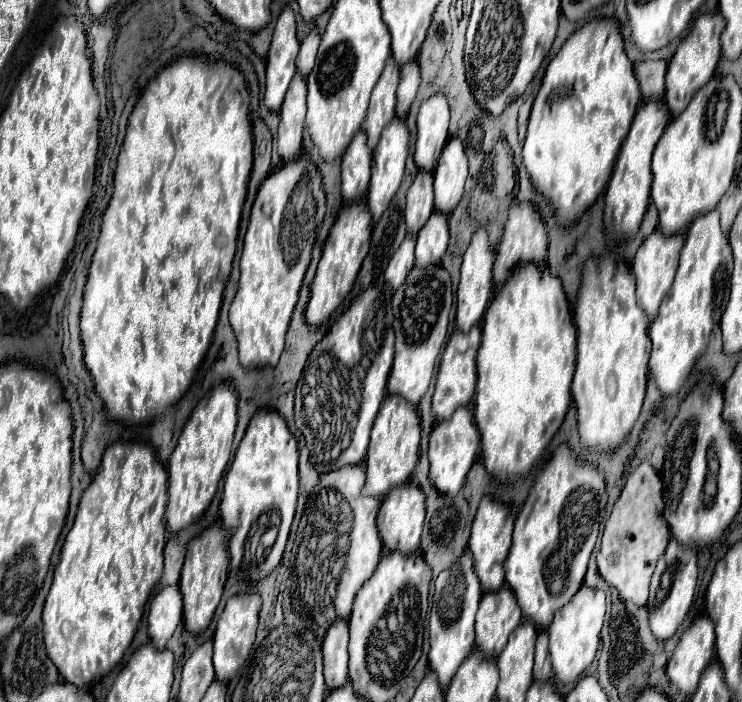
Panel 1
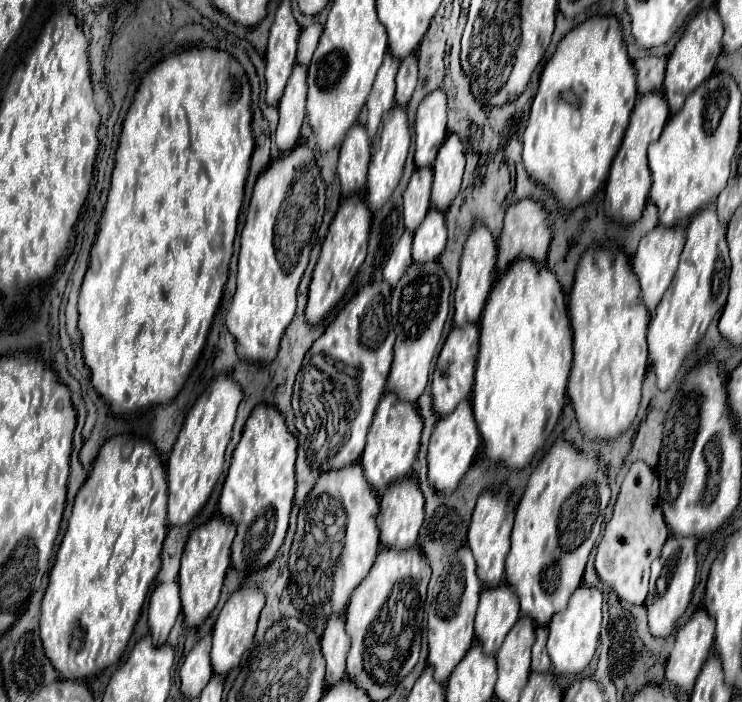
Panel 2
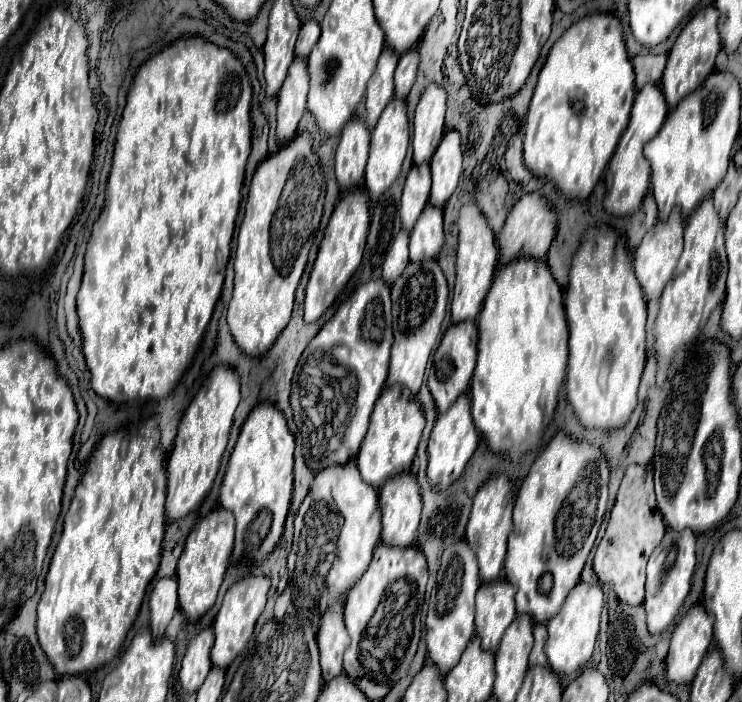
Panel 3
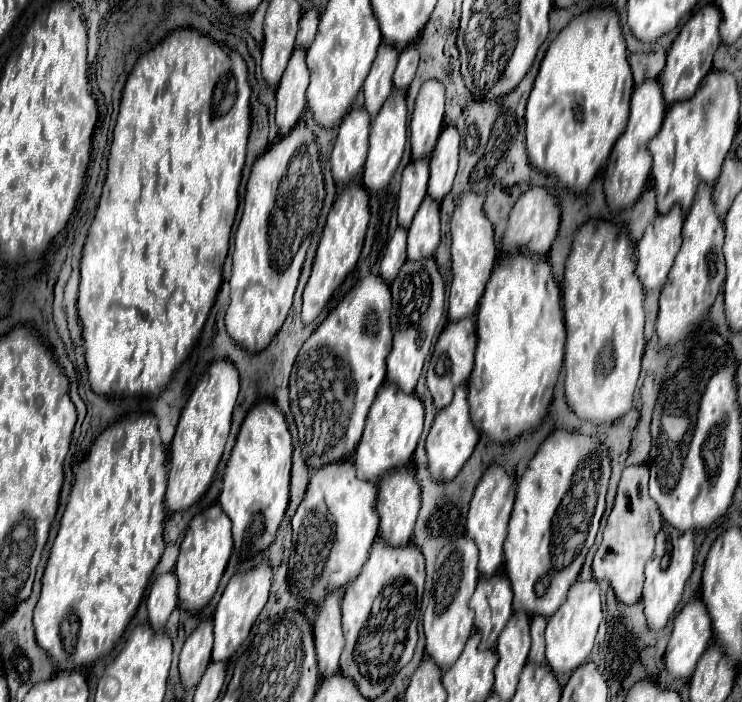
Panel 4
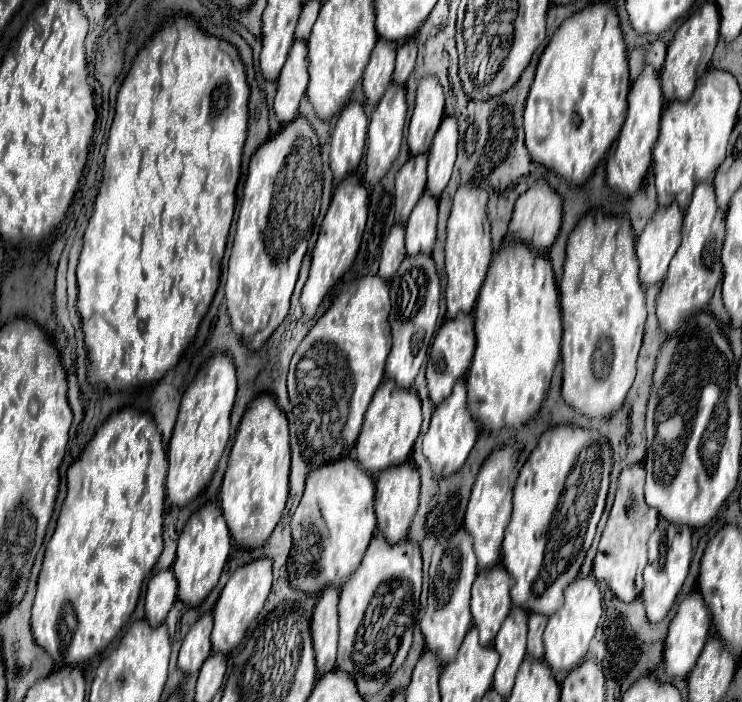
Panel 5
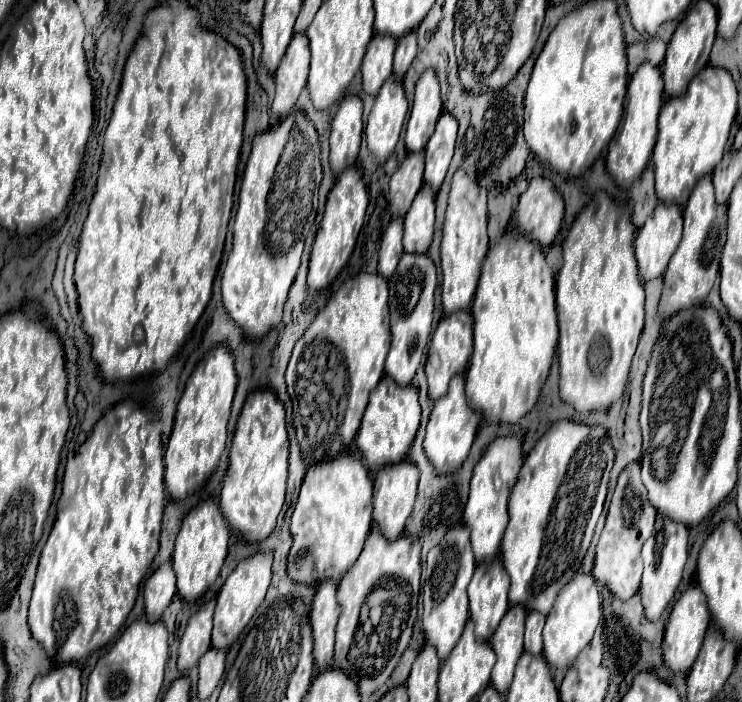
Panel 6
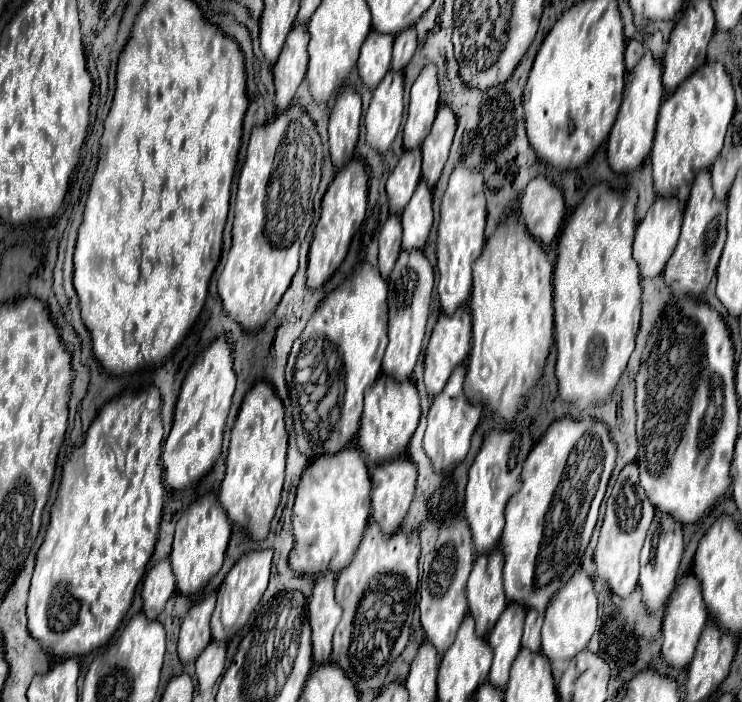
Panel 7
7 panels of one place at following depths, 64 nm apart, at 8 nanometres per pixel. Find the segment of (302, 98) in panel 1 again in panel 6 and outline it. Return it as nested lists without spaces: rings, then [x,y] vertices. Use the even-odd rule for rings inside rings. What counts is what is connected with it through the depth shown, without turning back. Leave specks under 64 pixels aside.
[[[294,34],[292,44],[288,44],[288,52],[284,54],[284,60],[280,62],[280,68],[276,68],[274,72],[276,98],[272,104],[272,112],[278,118],[284,118],[288,112],[294,110],[298,94],[306,86],[308,64],[310,64],[308,38],[304,34]]]

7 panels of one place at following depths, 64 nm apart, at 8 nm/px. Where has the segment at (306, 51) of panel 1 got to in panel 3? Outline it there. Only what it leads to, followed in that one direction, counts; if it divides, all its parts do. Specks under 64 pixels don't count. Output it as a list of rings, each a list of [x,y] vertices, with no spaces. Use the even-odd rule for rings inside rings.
[[[314,20],[304,22],[304,24],[302,24],[302,28],[300,28],[298,42],[296,42],[296,54],[298,54],[298,56],[308,58],[308,54],[310,54],[310,50],[314,48],[314,44],[316,44],[318,36],[320,36],[320,24],[318,24],[318,22],[314,22]]]

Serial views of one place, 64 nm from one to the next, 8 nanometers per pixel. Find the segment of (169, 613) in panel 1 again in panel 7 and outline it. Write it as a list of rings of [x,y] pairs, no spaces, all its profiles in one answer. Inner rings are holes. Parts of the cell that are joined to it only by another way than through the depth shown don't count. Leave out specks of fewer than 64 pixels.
[[[158,560],[146,574],[142,584],[142,600],[144,600],[144,614],[148,620],[156,620],[162,612],[164,604],[176,590],[174,572],[168,560]]]

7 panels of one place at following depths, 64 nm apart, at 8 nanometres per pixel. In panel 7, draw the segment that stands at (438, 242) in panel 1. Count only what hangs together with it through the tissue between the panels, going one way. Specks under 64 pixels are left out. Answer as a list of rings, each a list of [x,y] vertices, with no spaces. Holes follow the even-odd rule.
[[[420,180],[416,186],[416,192],[412,194],[412,200],[406,204],[402,212],[402,248],[424,248],[428,234],[432,228],[432,192]]]

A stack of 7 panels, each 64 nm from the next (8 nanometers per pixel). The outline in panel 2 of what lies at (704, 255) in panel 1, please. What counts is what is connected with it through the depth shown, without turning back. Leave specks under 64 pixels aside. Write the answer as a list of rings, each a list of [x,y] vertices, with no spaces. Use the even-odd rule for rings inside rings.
[[[708,204],[704,212],[698,212],[686,228],[686,246],[680,256],[680,266],[668,292],[662,296],[662,302],[656,308],[656,316],[648,326],[648,350],[654,372],[658,376],[658,388],[666,390],[676,372],[680,370],[684,356],[698,344],[704,336],[714,310],[710,308],[712,300],[712,272],[718,258],[718,240],[722,236],[722,228],[716,216],[716,206]]]

